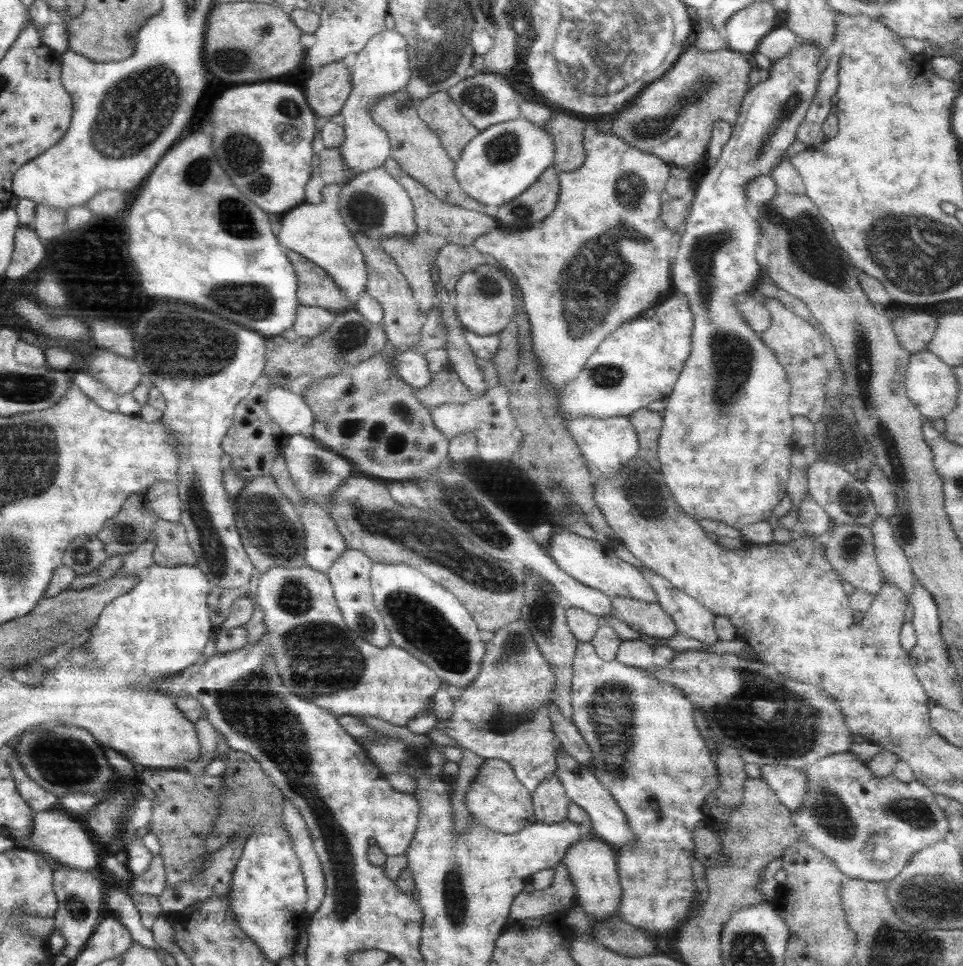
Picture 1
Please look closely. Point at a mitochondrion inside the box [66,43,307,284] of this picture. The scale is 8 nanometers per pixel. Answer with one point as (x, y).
(137, 111)

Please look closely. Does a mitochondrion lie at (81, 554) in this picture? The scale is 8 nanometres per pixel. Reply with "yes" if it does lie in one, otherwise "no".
yes

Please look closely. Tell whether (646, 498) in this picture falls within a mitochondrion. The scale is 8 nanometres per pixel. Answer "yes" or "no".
yes

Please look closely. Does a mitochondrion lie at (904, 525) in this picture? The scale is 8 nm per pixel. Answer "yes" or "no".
yes

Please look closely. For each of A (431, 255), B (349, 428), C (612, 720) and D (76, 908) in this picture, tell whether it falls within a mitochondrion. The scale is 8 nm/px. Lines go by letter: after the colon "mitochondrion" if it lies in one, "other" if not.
A: other
B: other
C: mitochondrion
D: mitochondrion

